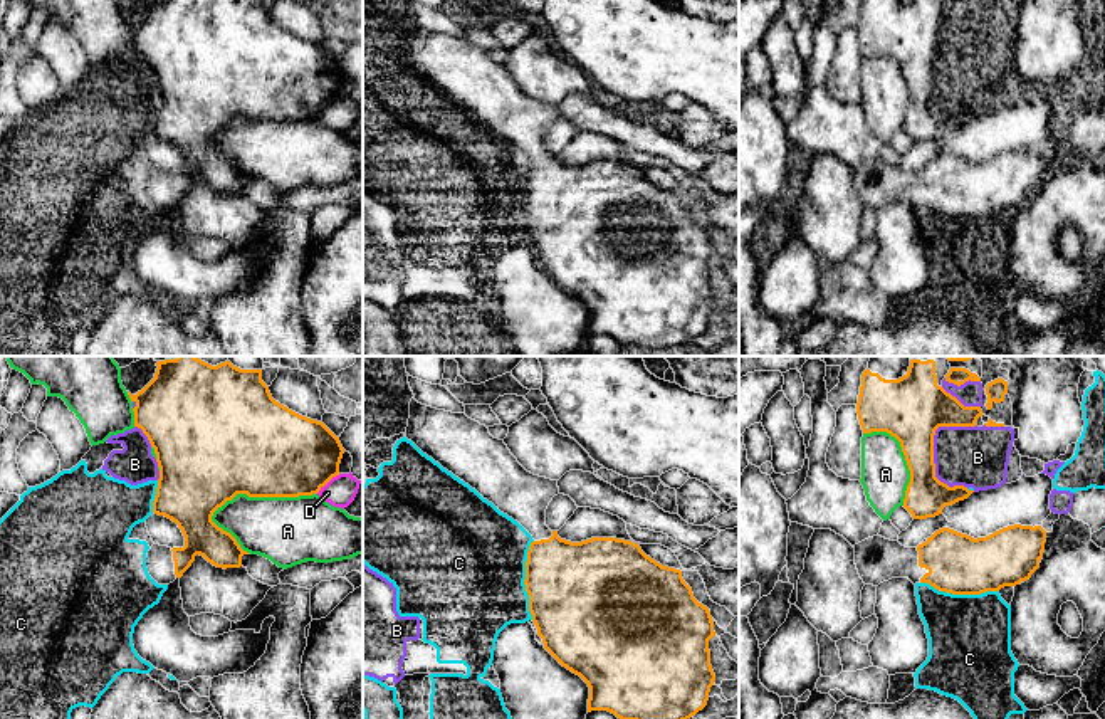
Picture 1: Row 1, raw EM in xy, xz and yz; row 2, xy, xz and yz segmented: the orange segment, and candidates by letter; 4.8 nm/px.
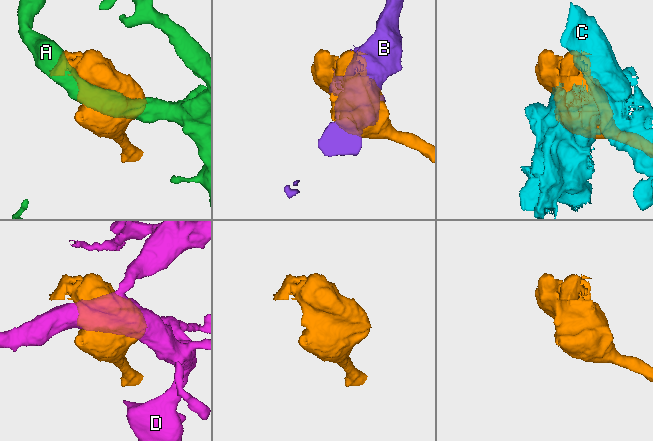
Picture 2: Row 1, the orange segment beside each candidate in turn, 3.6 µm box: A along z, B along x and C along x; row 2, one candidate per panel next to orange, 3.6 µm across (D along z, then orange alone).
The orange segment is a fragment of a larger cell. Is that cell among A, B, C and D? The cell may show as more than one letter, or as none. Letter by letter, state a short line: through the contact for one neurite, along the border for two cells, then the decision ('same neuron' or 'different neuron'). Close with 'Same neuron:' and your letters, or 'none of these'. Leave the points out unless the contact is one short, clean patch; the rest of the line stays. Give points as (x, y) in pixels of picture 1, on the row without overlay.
A: different neuron
B: different neuron
C: different neuron
D: different neuron
Same neuron: none of these

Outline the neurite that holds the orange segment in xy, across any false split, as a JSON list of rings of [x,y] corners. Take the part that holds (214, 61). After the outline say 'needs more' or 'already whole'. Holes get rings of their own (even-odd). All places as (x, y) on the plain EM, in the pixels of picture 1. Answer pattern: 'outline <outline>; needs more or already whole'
outline [[[154,0],[141,15],[136,18],[131,18],[128,15],[131,25],[136,27],[133,32],[134,35],[134,50],[141,52],[143,57],[148,60],[151,71],[156,77],[156,86],[160,91],[160,102],[156,111],[156,119],[153,124],[153,136],[158,139],[165,139],[178,148],[185,160],[185,170],[183,171],[168,171],[153,168],[148,175],[146,181],[146,192],[149,200],[158,208],[170,208],[176,202],[181,202],[183,197],[191,190],[195,185],[195,180],[203,180],[208,186],[212,186],[217,192],[240,192],[242,190],[242,180],[249,178],[240,171],[237,163],[218,151],[212,139],[213,136],[222,131],[227,124],[232,124],[237,118],[247,118],[249,121],[299,121],[299,119],[312,119],[317,118],[333,101],[339,99],[339,87],[344,77],[344,72],[339,66],[339,60],[336,60],[322,45],[311,44],[307,40],[302,40],[287,30],[275,25],[269,15],[269,10],[262,5],[262,0]]]; needs more

